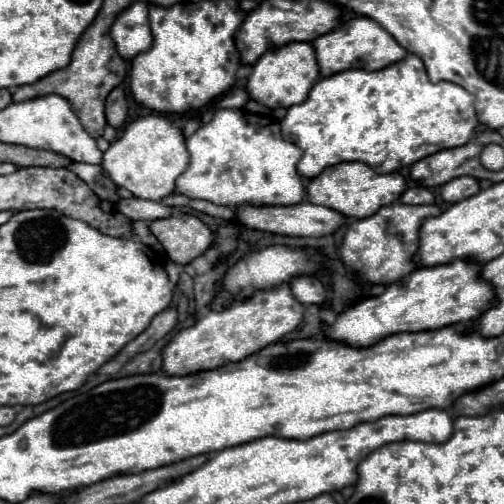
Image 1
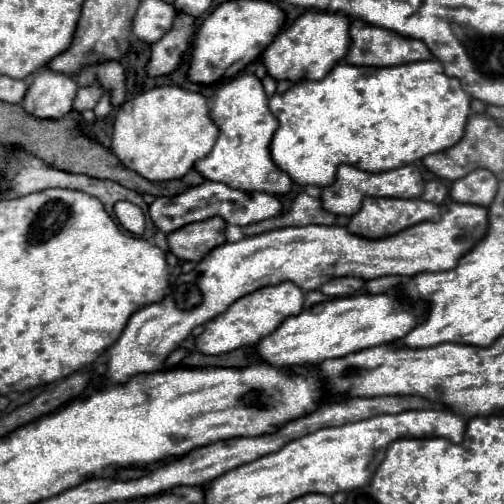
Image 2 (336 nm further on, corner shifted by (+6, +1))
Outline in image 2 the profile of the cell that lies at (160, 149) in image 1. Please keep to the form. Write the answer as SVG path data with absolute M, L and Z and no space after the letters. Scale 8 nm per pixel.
M164 85L126 101L116 115L112 151L132 171L150 181L182 179L198 159L208 155L218 139L218 125L210 117L208 99L202 93Z

